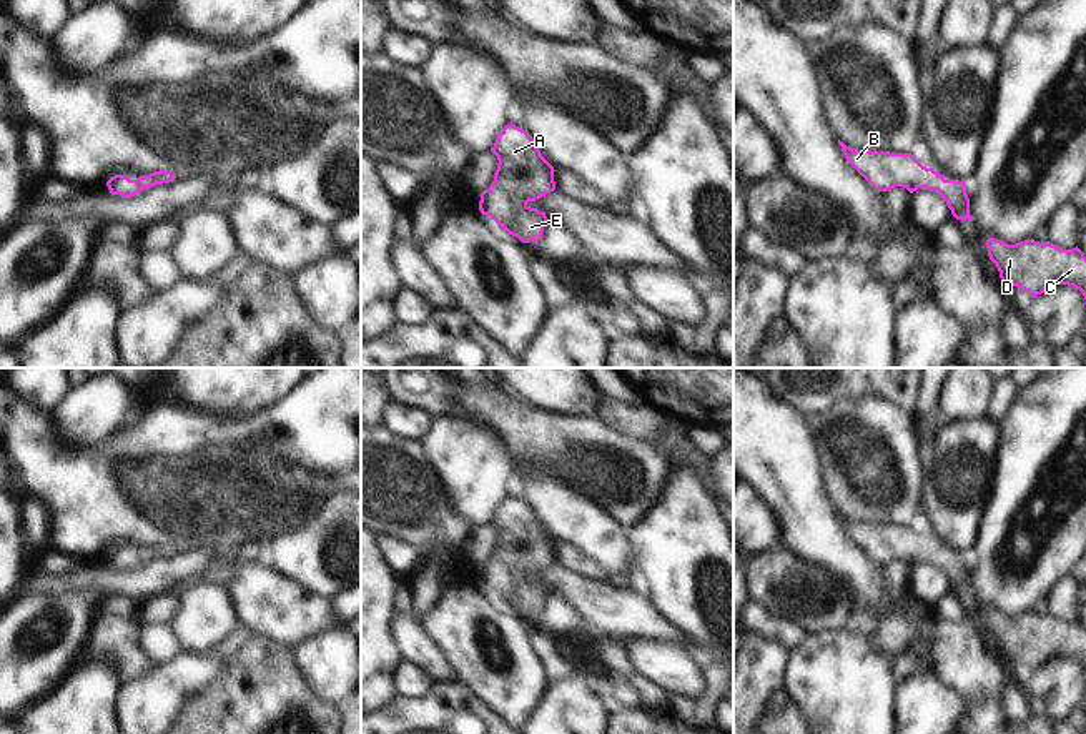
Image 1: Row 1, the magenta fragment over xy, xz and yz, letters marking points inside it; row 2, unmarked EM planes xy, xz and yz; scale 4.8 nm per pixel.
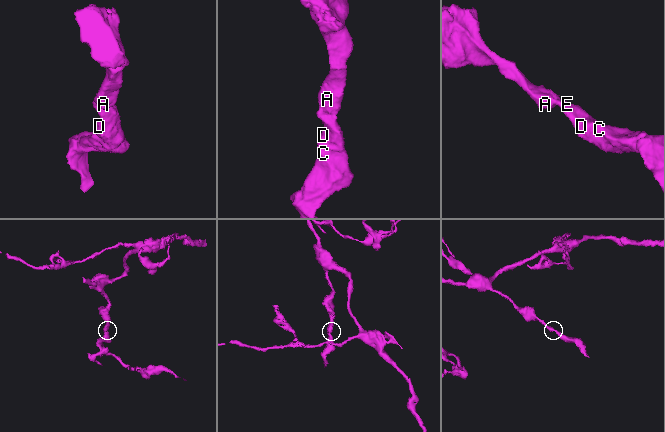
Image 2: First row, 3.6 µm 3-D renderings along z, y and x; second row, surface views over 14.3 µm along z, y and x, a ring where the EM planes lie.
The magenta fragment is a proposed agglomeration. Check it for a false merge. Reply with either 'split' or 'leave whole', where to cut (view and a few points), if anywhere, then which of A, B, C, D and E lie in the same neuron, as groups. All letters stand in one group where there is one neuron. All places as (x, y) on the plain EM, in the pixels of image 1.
leave whole; no cut; A B C D E

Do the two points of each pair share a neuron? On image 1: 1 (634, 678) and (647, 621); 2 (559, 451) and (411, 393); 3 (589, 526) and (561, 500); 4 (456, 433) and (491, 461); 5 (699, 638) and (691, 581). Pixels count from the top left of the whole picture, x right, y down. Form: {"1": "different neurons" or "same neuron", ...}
{"1": "different neurons", "2": "same neuron", "3": "same neuron", "4": "same neuron", "5": "same neuron"}

